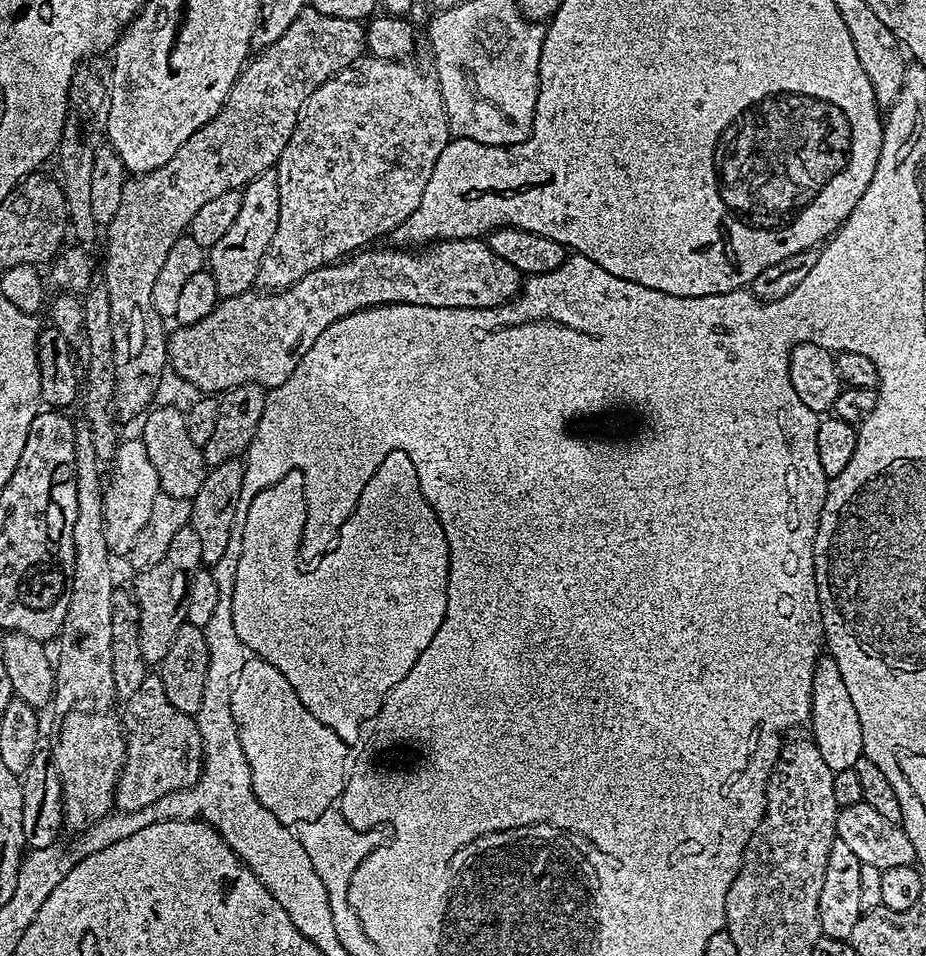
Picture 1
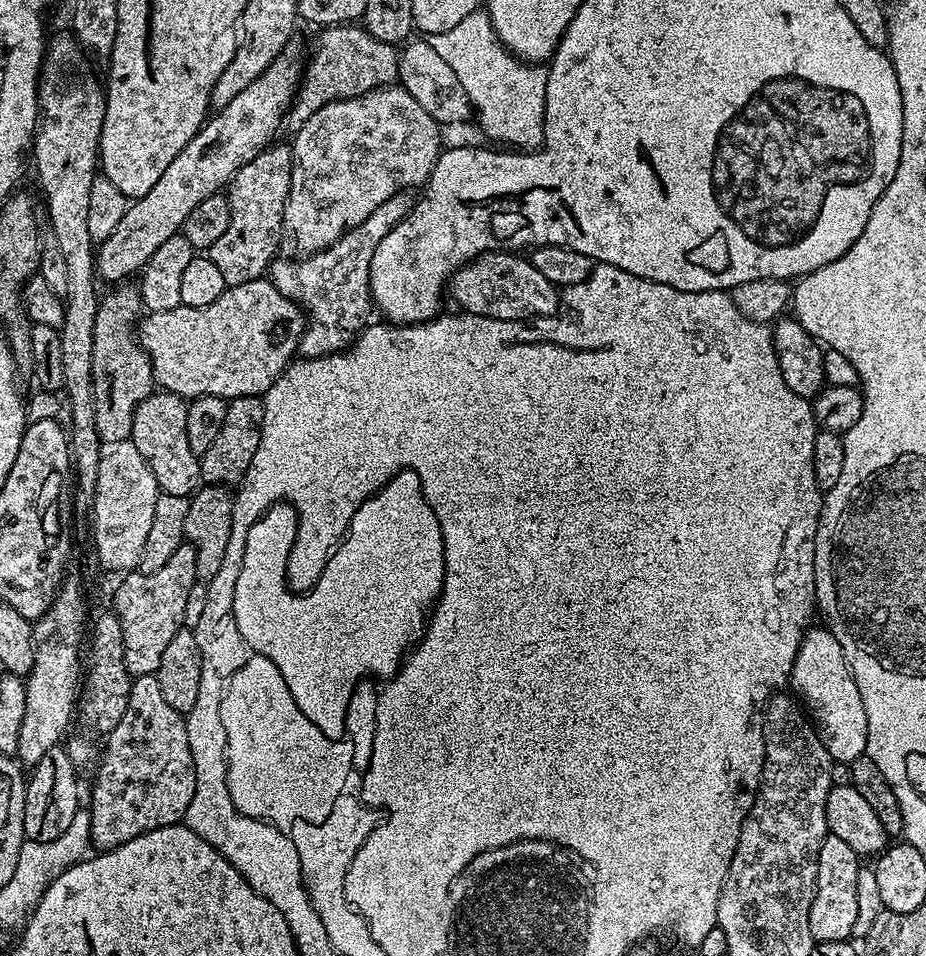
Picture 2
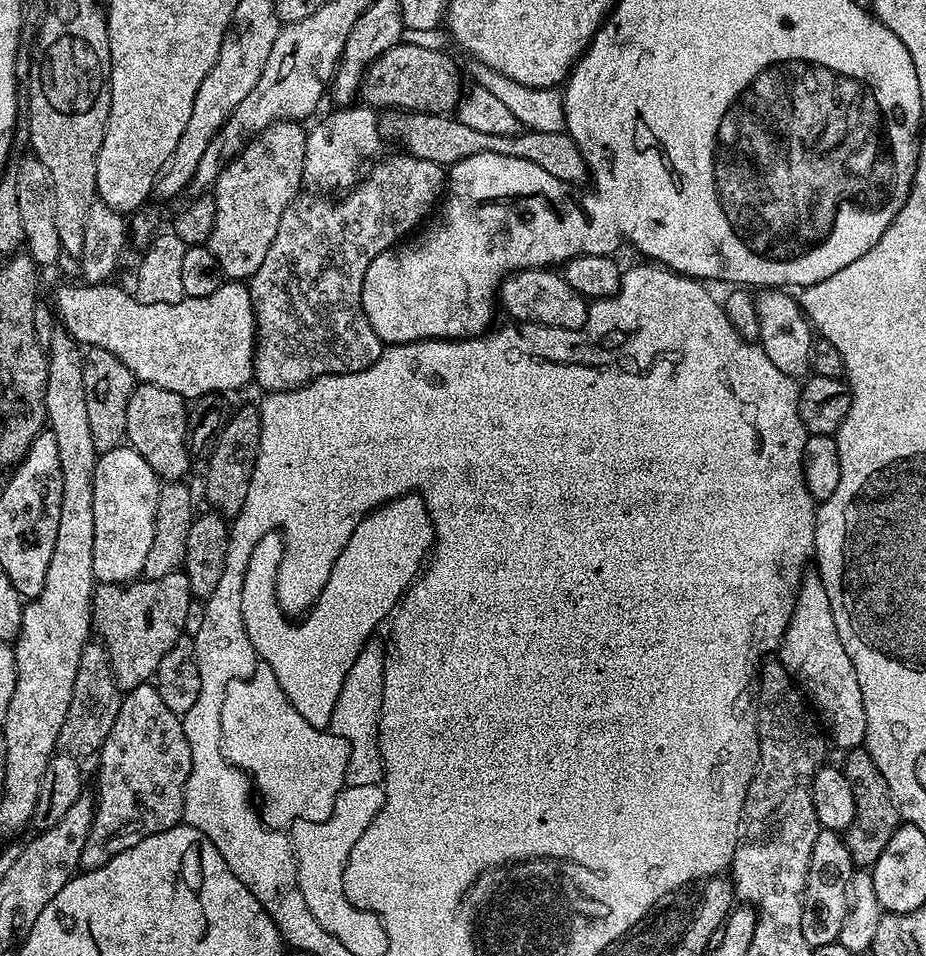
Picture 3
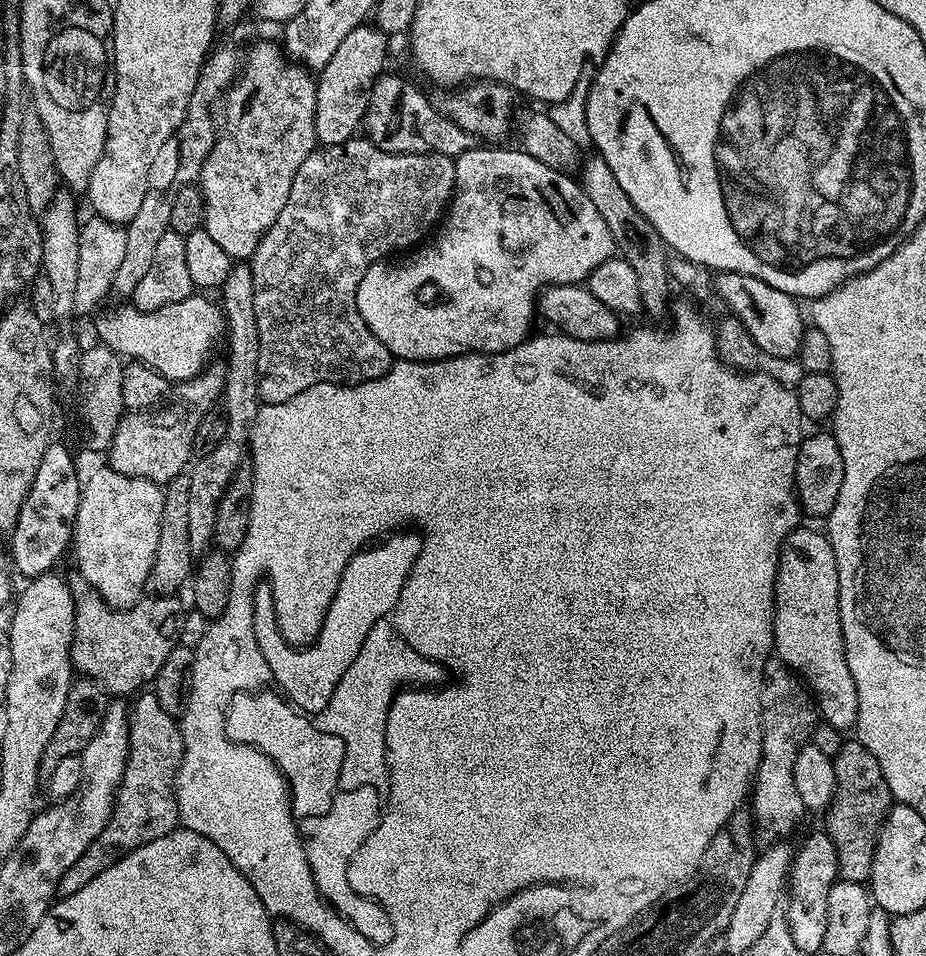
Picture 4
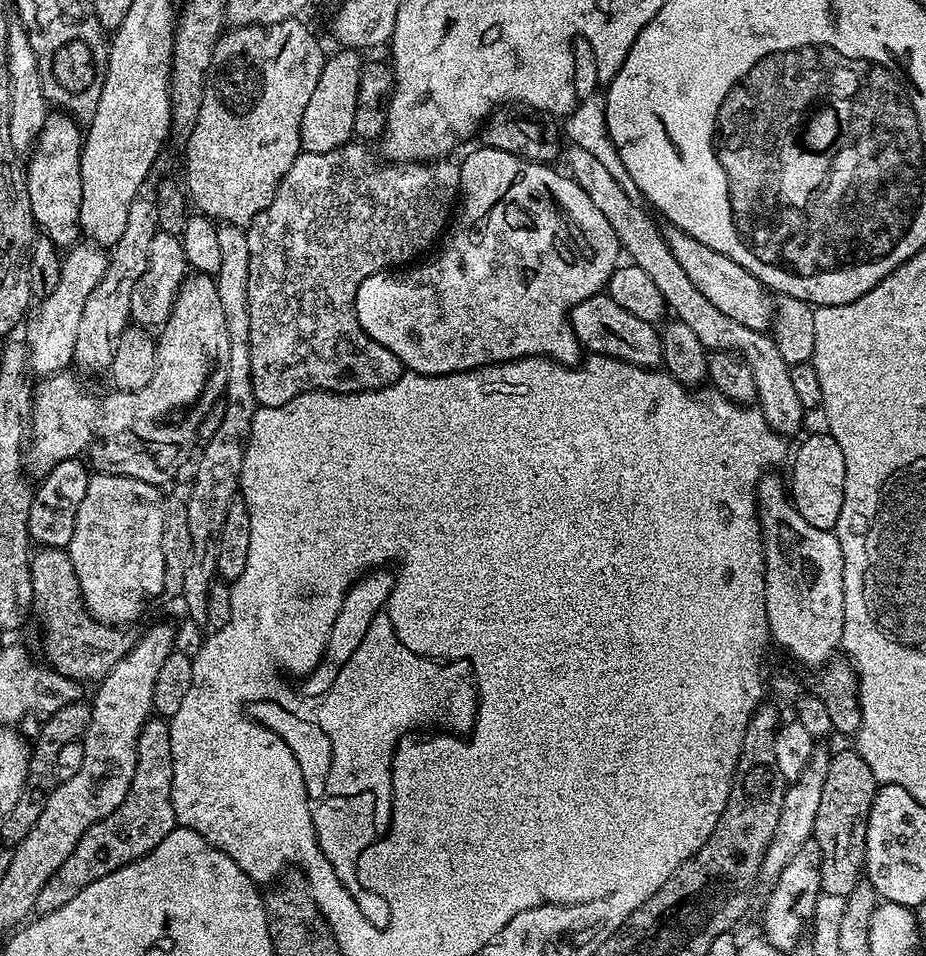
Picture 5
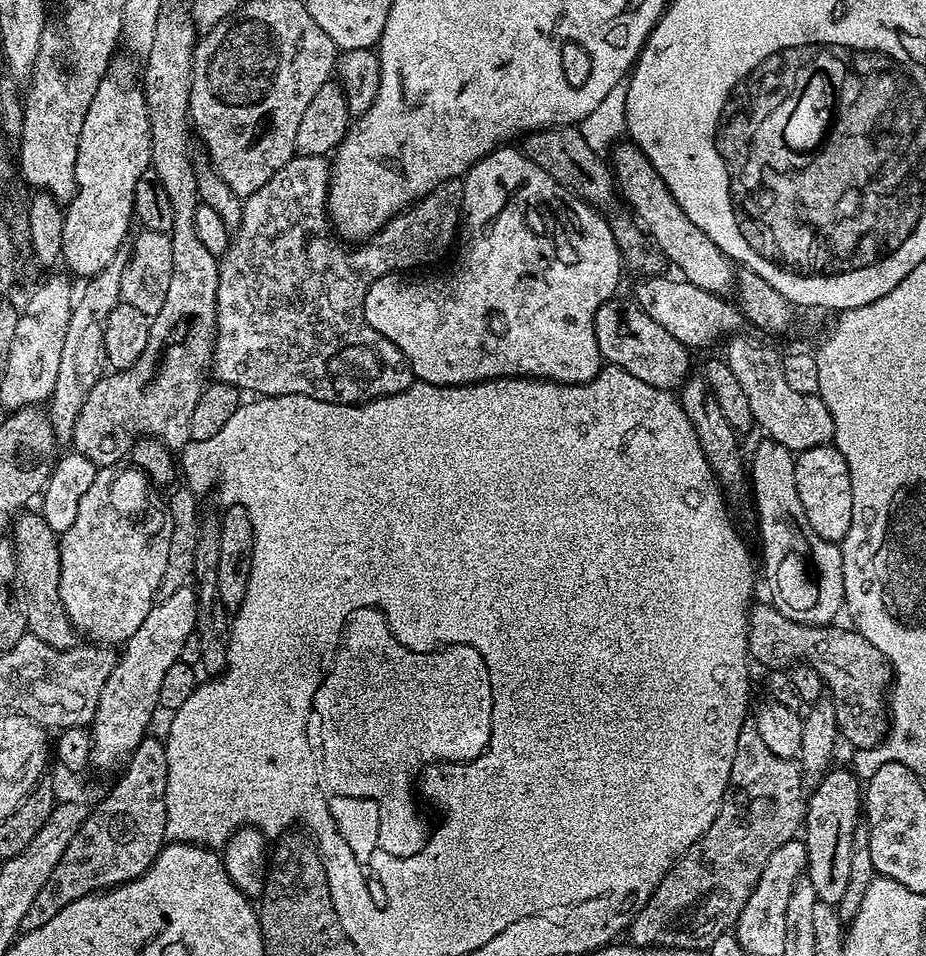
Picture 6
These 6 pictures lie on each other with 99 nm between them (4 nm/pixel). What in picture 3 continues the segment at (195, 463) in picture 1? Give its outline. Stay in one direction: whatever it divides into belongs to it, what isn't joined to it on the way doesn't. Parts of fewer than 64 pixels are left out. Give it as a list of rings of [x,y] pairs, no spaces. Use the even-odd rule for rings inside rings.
[[[140,382],[133,387],[130,402],[126,406],[126,430],[124,434],[127,443],[134,450],[138,450],[138,454],[142,454],[142,458],[146,458],[146,462],[150,462],[150,466],[164,482],[170,480],[183,481],[185,479],[184,475],[188,472],[190,448],[186,441],[188,439],[190,408],[187,408],[184,404],[187,404],[185,397],[174,394],[174,390],[166,390],[157,384]]]

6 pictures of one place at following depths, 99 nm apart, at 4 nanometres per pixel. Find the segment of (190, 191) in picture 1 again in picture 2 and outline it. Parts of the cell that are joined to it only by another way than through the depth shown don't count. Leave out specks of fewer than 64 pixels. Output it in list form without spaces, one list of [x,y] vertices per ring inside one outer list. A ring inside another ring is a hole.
[[[328,26],[316,40],[316,49],[307,57],[306,67],[290,109],[290,124],[300,128],[331,100],[349,100],[385,85],[395,85],[400,75],[397,49],[378,42],[360,26]],[[124,282],[113,292],[103,293],[94,322],[94,358],[92,359],[92,393],[94,422],[105,445],[129,439],[134,426],[134,410],[154,391],[152,363],[138,339],[137,321],[142,316],[139,287]]]

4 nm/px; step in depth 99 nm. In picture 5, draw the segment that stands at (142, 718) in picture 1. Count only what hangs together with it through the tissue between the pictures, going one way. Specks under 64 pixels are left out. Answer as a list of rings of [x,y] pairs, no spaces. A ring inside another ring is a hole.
[[[150,718],[142,726],[142,734],[138,734],[136,769],[134,778],[130,782],[130,790],[126,794],[122,806],[118,806],[118,810],[114,810],[114,814],[102,818],[94,826],[90,826],[90,830],[86,830],[86,834],[82,834],[78,846],[74,846],[74,854],[70,854],[70,858],[66,858],[66,862],[62,862],[62,866],[58,866],[58,870],[54,870],[54,874],[50,874],[50,882],[46,882],[46,886],[42,886],[42,890],[38,890],[35,911],[43,914],[66,906],[66,902],[71,902],[77,894],[82,894],[82,890],[86,890],[86,886],[90,886],[90,882],[98,882],[98,878],[106,878],[106,874],[150,854],[150,850],[154,850],[154,846],[158,846],[158,842],[162,842],[162,838],[166,838],[166,834],[173,832],[177,826],[172,805],[172,755],[170,754],[168,720]]]

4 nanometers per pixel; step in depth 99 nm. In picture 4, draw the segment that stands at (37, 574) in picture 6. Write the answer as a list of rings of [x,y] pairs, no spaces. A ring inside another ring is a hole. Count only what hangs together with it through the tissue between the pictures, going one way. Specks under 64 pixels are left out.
[[[79,571],[67,573],[66,579],[76,611],[72,639],[73,669],[81,677],[103,684],[113,697],[131,697],[139,693],[147,685],[144,684],[147,680],[148,683],[155,681],[158,670],[162,670],[162,662],[166,662],[170,650],[180,643],[184,612],[176,601],[177,597],[172,594],[148,594],[128,608],[112,608]]]

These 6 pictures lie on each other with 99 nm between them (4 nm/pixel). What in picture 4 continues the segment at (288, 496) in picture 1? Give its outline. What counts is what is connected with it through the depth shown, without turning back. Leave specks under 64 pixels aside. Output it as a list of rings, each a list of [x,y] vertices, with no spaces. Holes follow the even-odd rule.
[[[397,530],[379,542],[356,551],[342,572],[338,590],[324,615],[322,630],[318,630],[315,640],[304,647],[288,644],[280,633],[270,584],[261,582],[256,585],[254,638],[258,638],[258,650],[262,650],[262,658],[266,658],[266,666],[270,666],[272,680],[277,684],[275,687],[290,704],[292,699],[294,707],[310,714],[317,714],[326,708],[342,674],[346,674],[350,662],[358,658],[358,650],[362,650],[366,634],[374,630],[374,622],[385,619],[393,611],[421,550],[419,531]]]

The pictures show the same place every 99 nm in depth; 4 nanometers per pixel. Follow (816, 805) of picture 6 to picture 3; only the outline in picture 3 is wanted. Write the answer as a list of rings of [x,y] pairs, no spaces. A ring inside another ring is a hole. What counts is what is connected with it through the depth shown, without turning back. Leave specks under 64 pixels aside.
[[[863,747],[849,751],[843,774],[846,782],[850,782],[856,811],[852,824],[843,833],[844,845],[850,850],[853,865],[857,869],[868,870],[878,862],[882,850],[886,850],[886,842],[890,842],[890,838],[894,838],[894,830],[899,828],[902,823],[900,812],[892,801],[890,786],[886,786],[886,778],[882,778],[882,770],[878,770],[878,766],[874,766],[870,754]]]

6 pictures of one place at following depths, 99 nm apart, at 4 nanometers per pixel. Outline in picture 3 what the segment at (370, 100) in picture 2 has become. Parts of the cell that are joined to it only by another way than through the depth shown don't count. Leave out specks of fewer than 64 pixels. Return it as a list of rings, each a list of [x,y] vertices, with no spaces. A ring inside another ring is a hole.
[[[344,106],[321,124],[309,127],[306,132],[304,174],[320,188],[336,188],[342,183],[352,186],[357,183],[356,172],[380,148],[382,131],[377,113],[368,106]]]

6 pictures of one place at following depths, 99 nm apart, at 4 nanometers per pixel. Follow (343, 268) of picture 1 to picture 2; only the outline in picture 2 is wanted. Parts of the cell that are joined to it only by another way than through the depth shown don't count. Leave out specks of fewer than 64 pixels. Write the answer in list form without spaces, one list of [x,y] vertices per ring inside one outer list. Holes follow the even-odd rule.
[[[512,250],[482,252],[475,260],[462,265],[450,281],[453,296],[465,313],[489,316],[500,320],[532,320],[556,316],[562,308],[562,296],[556,285],[546,282],[545,276],[534,270],[531,259],[524,260]],[[261,278],[225,287],[223,294],[218,298],[214,298],[214,302],[210,302],[210,306],[186,306],[180,303],[174,310],[148,312],[139,321],[138,339],[152,363],[152,379],[163,391],[173,392],[176,396],[183,396],[185,398],[193,396],[221,396],[223,400],[230,401],[239,396],[263,397],[264,393],[270,390],[270,386],[284,375],[285,368],[293,362],[300,347],[300,339],[304,337],[305,327],[306,313],[304,309],[299,304],[295,304],[290,298],[282,295],[272,285],[271,279]]]

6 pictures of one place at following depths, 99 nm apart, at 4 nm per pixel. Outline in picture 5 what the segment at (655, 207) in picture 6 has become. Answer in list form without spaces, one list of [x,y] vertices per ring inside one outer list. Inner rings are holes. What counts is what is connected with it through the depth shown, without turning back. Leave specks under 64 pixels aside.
[[[665,227],[663,234],[664,241],[670,246],[674,258],[678,258],[678,266],[686,270],[690,282],[698,286],[698,291],[717,310],[722,310],[722,314],[734,318],[734,322],[739,322],[741,326],[750,326],[750,330],[767,333],[771,329],[774,300],[769,289],[761,284],[758,277],[750,274],[750,270],[738,266],[738,262],[726,258],[726,254],[718,254],[718,250],[710,250],[710,246],[702,246],[702,242],[690,238],[690,234],[686,234],[680,228]]]

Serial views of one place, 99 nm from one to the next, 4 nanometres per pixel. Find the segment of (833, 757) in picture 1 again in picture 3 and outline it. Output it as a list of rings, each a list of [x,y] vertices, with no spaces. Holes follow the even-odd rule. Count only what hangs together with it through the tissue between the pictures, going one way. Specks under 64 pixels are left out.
[[[805,575],[800,582],[796,605],[790,614],[784,639],[780,642],[778,659],[800,692],[810,701],[827,739],[847,750],[861,747],[866,738],[866,706],[862,706],[862,686],[858,686],[854,662],[850,662],[850,654],[846,654],[846,646],[842,646],[838,638],[834,610],[830,610],[830,598],[826,598],[826,586],[822,586],[819,575]]]

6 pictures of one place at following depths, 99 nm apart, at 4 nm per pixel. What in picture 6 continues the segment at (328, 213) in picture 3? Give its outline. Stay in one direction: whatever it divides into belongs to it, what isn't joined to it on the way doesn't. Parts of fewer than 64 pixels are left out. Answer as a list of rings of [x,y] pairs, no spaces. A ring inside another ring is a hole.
[[[319,156],[292,157],[254,194],[250,194],[243,201],[241,210],[241,226],[231,237],[228,251],[219,257],[220,277],[218,278],[218,294],[216,295],[216,351],[212,354],[211,375],[221,384],[232,384],[248,394],[259,394],[261,397],[278,395],[308,395],[310,398],[321,399],[322,402],[336,404],[367,404],[369,400],[376,400],[379,396],[393,396],[399,392],[405,392],[414,382],[412,368],[406,362],[402,350],[390,342],[390,338],[380,336],[370,326],[364,317],[364,299],[369,293],[370,286],[380,277],[395,275],[401,270],[412,270],[415,264],[428,264],[436,260],[444,251],[453,247],[458,236],[458,229],[462,219],[462,208],[464,202],[464,181],[457,178],[447,180],[440,184],[422,199],[416,201],[407,210],[401,211],[390,222],[369,238],[359,243],[347,252],[345,245],[330,231],[328,219],[328,181],[330,179],[330,164],[327,159]]]

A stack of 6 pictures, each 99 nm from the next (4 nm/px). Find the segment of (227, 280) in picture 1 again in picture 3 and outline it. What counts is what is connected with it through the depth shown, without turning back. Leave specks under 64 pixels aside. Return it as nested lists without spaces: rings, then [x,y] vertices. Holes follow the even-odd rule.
[[[281,120],[249,139],[239,153],[225,163],[214,185],[216,217],[206,247],[216,256],[221,273],[229,281],[251,281],[258,266],[262,266],[266,250],[270,250],[274,234],[278,234],[282,214],[301,191],[305,154],[305,125]]]

